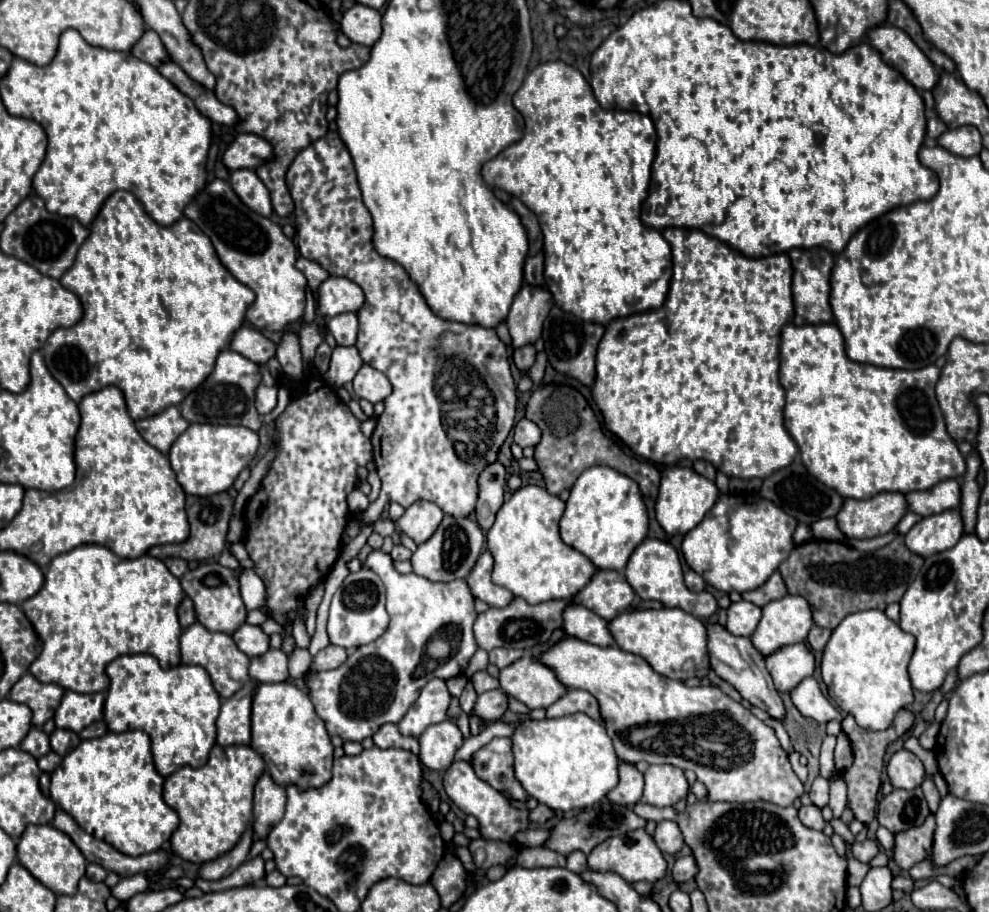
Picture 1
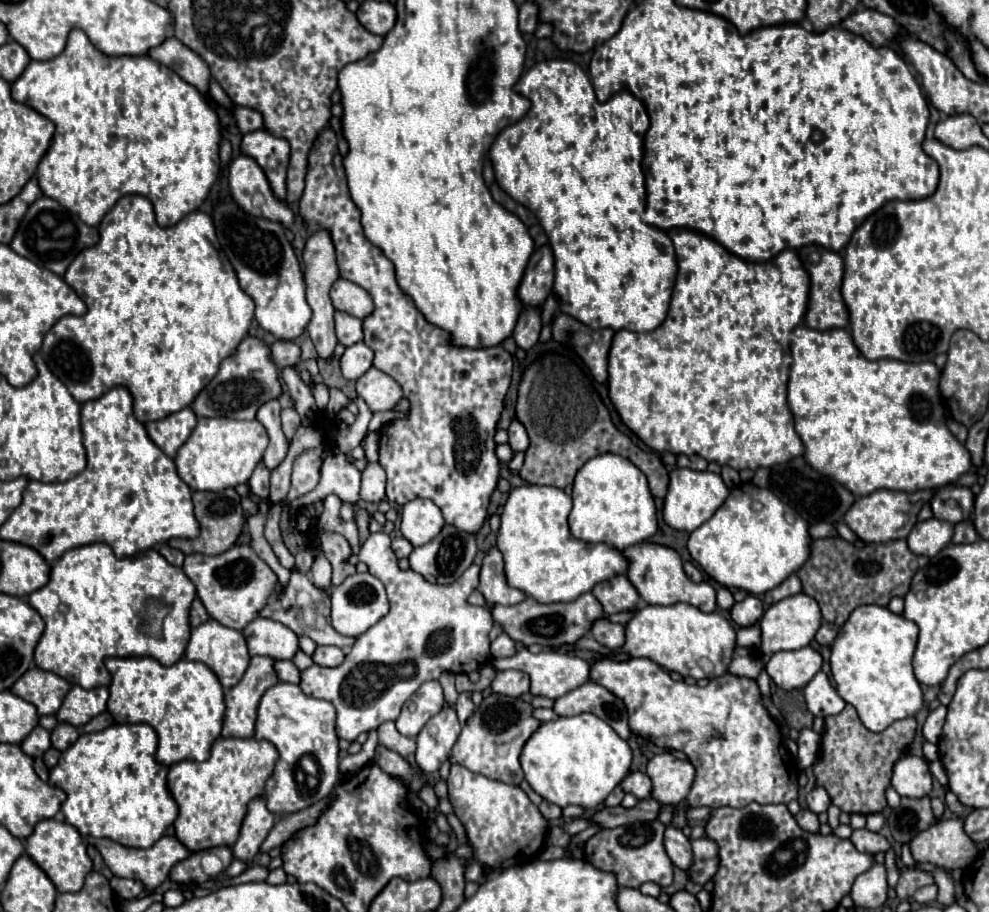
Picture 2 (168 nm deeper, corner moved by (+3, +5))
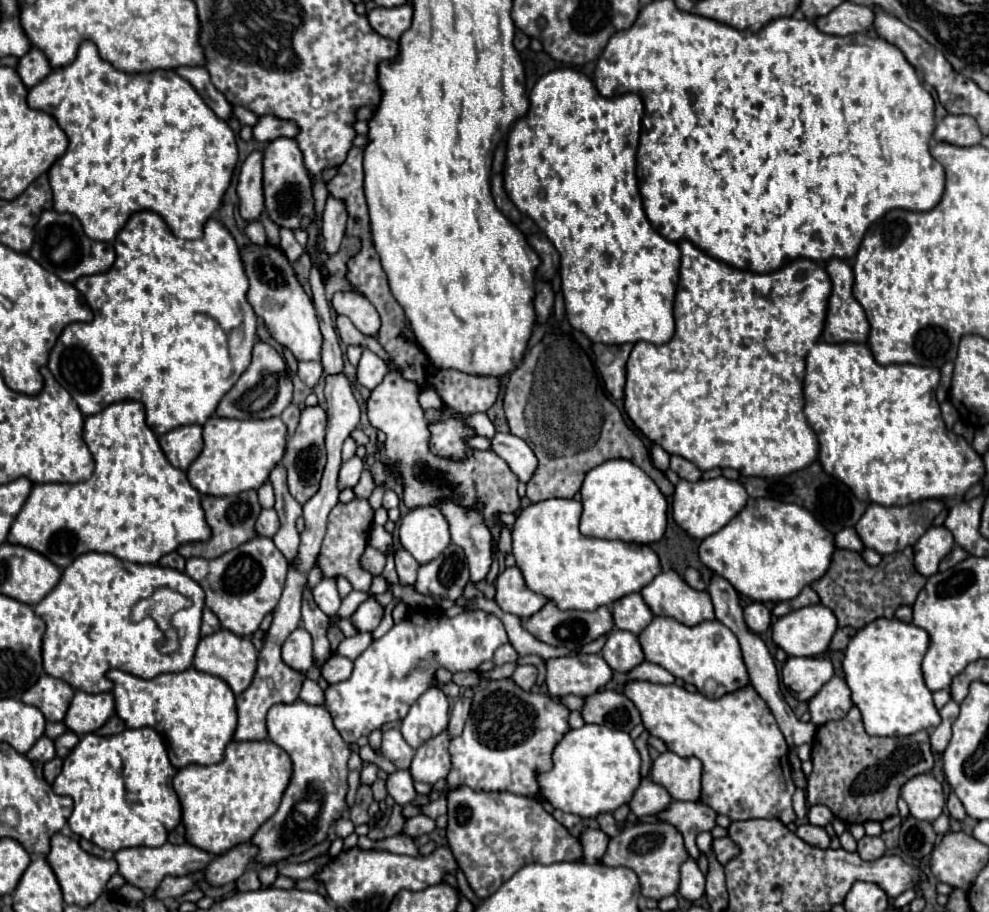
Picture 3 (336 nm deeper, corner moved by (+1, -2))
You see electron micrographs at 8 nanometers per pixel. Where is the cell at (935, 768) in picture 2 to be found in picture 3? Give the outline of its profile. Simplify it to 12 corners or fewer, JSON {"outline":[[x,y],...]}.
{"outline":[[950,790],[946,808],[956,820],[964,820],[966,812],[958,796]]}

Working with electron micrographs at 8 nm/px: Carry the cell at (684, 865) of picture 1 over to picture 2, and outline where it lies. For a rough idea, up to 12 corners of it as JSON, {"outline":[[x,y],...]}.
{"outline":[[692,841],[694,863],[688,877],[704,885],[720,865],[716,843]]}

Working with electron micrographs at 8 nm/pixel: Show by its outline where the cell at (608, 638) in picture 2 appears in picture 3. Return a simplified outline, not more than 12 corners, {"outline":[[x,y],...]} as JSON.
{"outline":[[612,632],[600,654],[628,672],[644,660],[638,638]]}

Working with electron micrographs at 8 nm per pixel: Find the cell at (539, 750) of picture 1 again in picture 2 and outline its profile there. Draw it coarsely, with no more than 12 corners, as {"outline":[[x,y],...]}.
{"outline":[[600,717],[542,723],[520,761],[560,807],[598,805],[632,749]]}

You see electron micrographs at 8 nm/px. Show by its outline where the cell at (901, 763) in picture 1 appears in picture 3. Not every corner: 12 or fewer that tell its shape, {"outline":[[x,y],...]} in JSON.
{"outline":[[932,774],[910,778],[900,796],[918,820],[936,820],[946,796]]}

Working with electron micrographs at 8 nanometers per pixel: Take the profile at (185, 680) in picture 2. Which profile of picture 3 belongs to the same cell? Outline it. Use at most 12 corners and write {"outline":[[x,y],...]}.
{"outline":[[108,670],[116,714],[174,768],[212,766],[236,728],[218,676]]}

